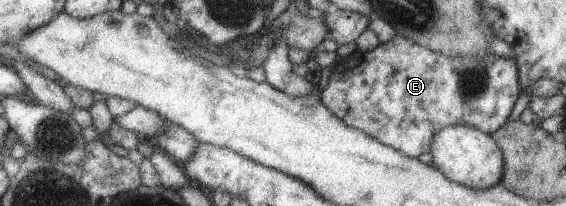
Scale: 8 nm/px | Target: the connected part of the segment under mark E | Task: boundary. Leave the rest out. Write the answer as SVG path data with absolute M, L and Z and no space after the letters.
M395 35L387 43L362 53L356 49L344 58L337 58L330 68L327 88L321 91L320 102L346 126L361 130L380 144L409 157L429 153L433 136L444 127L469 125L491 135L508 120L520 96L518 71L513 60L493 56L445 57Z

